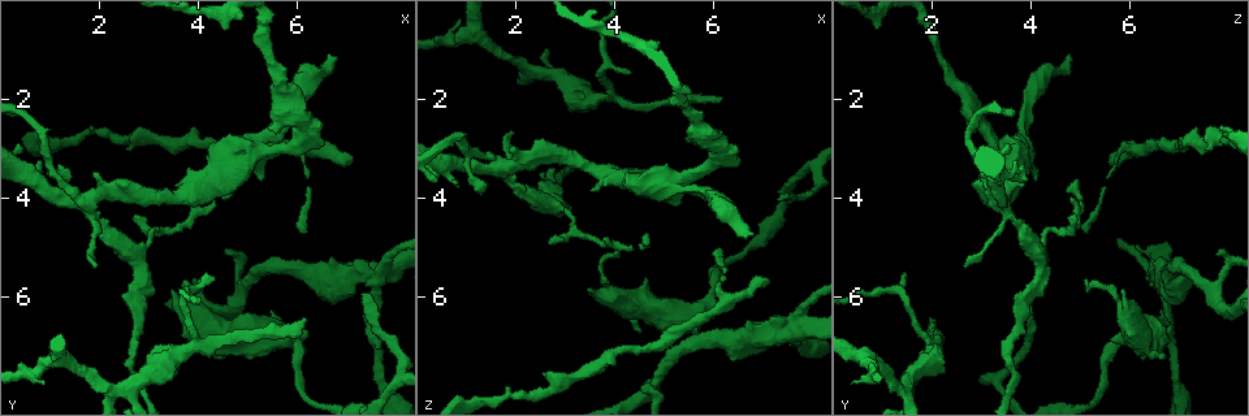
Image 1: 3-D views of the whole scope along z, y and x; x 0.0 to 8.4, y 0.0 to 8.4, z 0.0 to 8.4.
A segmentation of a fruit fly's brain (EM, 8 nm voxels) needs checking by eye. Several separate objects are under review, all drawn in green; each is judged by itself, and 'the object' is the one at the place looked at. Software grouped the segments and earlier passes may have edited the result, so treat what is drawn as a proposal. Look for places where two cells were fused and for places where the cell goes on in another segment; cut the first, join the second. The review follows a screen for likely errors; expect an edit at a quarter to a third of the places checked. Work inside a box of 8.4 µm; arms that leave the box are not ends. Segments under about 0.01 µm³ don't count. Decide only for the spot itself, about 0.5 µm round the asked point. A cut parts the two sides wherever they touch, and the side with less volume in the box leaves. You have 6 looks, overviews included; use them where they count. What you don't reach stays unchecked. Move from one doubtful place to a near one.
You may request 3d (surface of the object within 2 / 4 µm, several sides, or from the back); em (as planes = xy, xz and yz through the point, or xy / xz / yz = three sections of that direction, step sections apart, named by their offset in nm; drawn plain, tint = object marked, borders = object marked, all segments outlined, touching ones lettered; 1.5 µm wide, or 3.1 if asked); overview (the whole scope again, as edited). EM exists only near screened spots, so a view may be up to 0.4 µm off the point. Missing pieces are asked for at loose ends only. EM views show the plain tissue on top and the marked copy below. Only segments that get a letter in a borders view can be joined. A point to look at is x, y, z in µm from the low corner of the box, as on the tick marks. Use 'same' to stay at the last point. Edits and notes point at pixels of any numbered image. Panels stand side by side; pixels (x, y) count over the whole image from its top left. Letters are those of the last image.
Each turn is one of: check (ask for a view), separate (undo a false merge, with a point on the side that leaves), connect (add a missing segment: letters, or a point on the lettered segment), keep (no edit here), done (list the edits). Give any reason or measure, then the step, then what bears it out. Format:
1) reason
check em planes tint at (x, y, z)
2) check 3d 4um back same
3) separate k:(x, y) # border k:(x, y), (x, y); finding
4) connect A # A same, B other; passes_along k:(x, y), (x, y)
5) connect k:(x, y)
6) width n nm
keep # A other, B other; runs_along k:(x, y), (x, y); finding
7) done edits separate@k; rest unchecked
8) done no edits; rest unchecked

sudden change in width
check 3d 4um at (1.80, 4.10, 3.40)

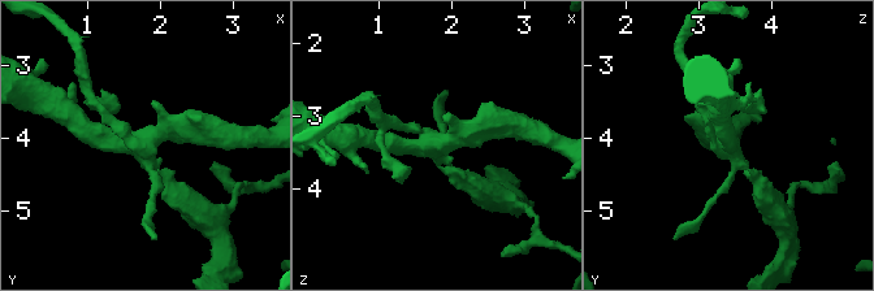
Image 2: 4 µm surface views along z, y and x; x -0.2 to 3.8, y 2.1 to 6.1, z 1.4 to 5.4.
need the tissue
check em planes tint at (1.80, 4.15, 3.35)

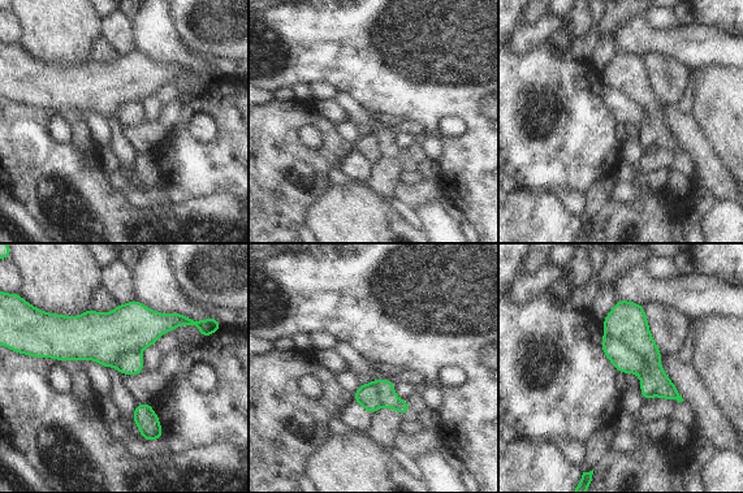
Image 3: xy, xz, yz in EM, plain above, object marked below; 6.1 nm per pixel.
what lies round it
check em planes borders same

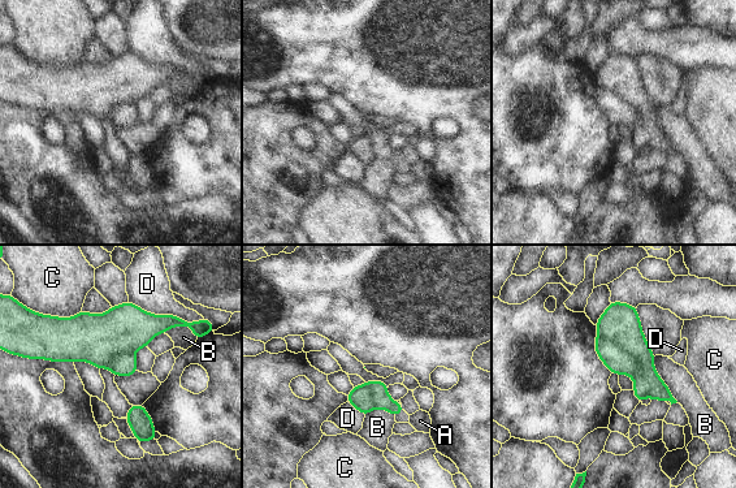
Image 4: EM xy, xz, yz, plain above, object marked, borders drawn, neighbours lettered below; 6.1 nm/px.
longest_contact D 480 nm
separate 4:(619, 362) # A other, B other, C other, D other; border 4:(598, 335), (630, 353), (645, 371); two cells meet here

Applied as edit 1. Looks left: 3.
check overview

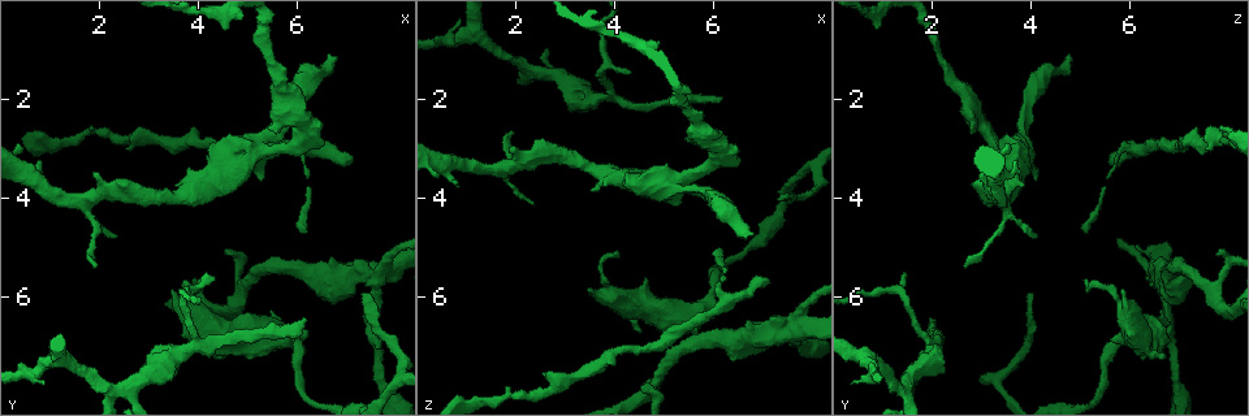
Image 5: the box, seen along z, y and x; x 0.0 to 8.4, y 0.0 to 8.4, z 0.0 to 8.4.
sudden change in width
check em planes tint at (2.35, 7.90, 1.50)

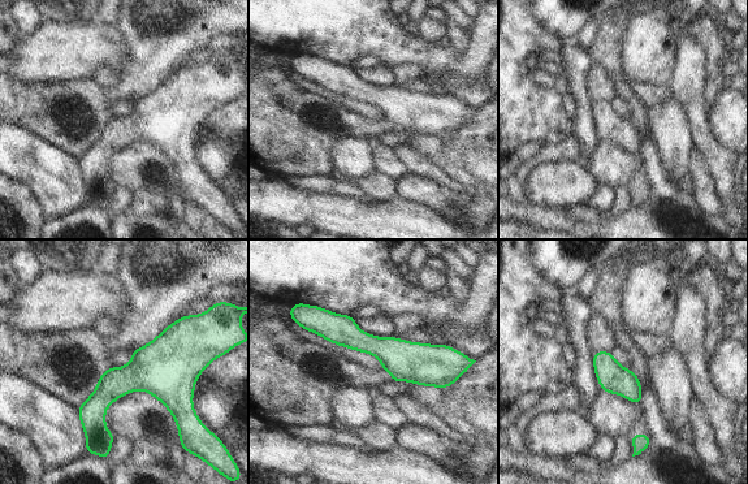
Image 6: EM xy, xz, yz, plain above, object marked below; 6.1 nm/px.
check em planes borders same

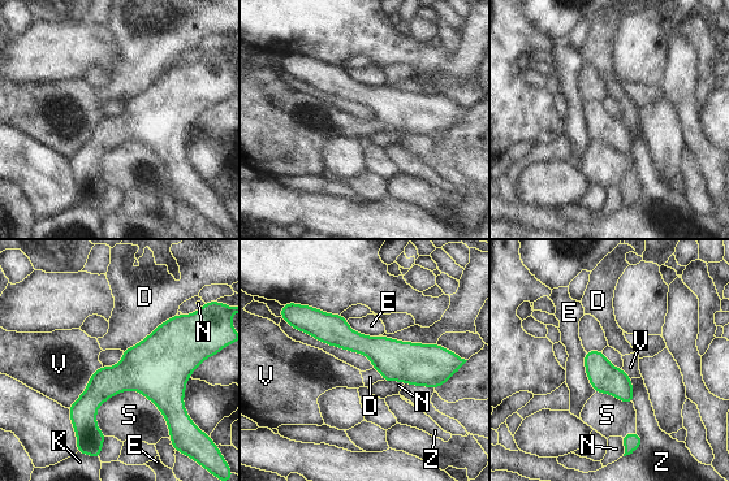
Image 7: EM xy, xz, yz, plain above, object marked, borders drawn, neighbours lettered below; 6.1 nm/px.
keep # D other, E other, K other, N other, S other, V other, Z other; runs_along 7:(300, 326), (332, 329), (439, 381); one cell here

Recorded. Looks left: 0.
done edits separate@4; rest unchecked

